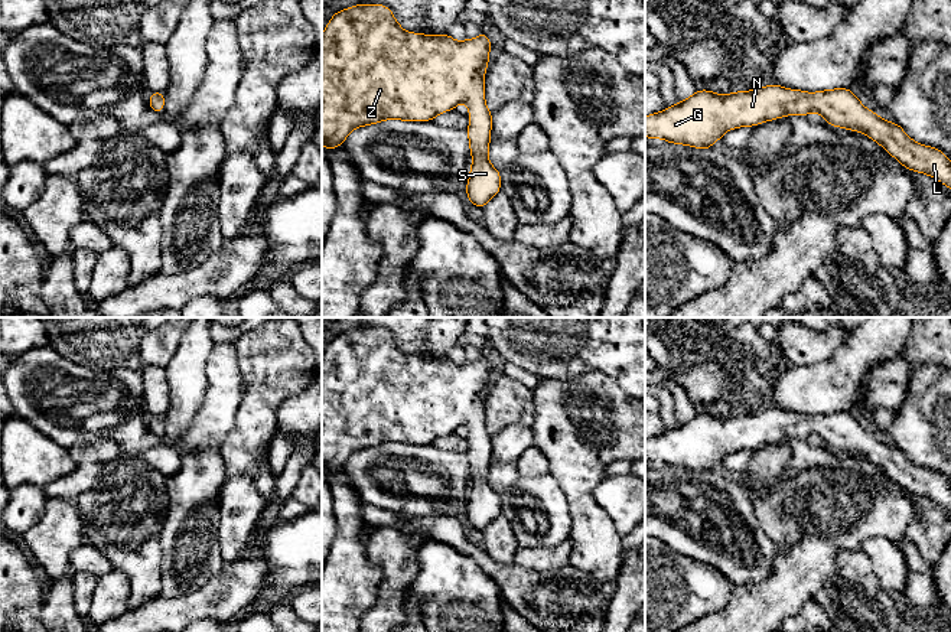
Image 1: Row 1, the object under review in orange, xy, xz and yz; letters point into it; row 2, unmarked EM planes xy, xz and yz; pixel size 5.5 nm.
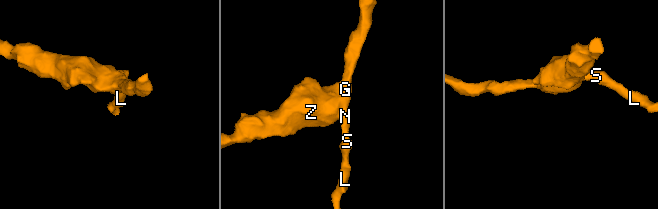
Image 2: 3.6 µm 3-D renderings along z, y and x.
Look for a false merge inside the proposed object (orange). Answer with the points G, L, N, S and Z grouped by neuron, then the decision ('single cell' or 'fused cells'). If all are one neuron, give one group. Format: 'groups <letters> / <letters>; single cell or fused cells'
groups G L N S Z; single cell

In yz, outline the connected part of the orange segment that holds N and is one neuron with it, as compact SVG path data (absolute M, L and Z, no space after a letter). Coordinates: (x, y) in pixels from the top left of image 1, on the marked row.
M773 84L727 95L701 89L647 115L645 137L707 152L732 128L811 113L820 113L831 127L866 134L906 169L932 176L951 189L951 162L942 150L918 144L899 124L867 110L849 88L805 92Z

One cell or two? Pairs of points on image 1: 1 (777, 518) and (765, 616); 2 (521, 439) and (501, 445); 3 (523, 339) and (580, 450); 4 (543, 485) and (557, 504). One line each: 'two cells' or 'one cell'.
1: one cell
2: one cell
3: two cells
4: one cell

